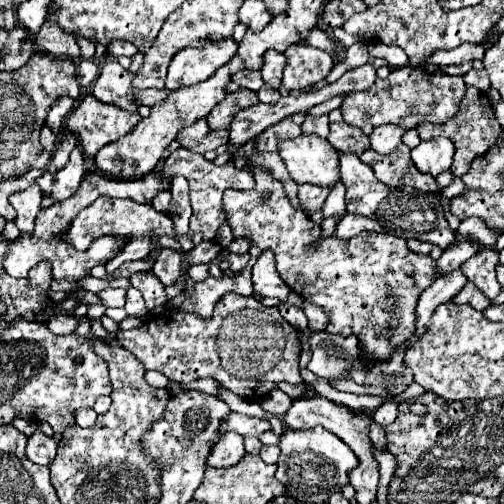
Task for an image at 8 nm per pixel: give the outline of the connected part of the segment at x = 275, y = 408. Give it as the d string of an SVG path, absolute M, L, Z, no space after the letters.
M274 388L268 396L262 398L260 406L262 406L264 410L276 414L276 416L282 416L282 414L290 408L290 402L292 402L292 400L290 400L290 398L288 398L280 388Z

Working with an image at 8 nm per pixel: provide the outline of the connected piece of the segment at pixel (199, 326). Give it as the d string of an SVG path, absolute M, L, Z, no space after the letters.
M234 292L220 298L220 302L214 308L212 318L200 318L200 316L190 314L190 312L180 312L180 310L166 308L160 314L152 316L150 322L144 324L142 328L120 332L118 342L126 350L130 350L146 366L146 370L158 370L168 380L176 380L176 382L186 384L186 382L200 380L200 378L214 378L214 380L220 382L220 358L216 358L216 330L220 330L220 322L224 322L224 318L228 318L228 314L232 314L232 310L244 310L244 306L252 306L252 310L260 310L260 308L254 308L254 298L240 296L240 294L234 294Z

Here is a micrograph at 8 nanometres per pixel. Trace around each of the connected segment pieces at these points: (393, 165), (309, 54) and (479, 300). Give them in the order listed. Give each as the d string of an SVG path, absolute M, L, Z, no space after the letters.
M400 144L390 154L382 156L376 154L372 148L368 148L360 160L368 166L372 166L376 178L388 186L412 186L424 192L436 192L436 180L430 174L422 174L410 158L410 148Z
M308 44L290 46L284 54L288 64L284 68L282 86L288 90L304 90L306 86L324 80L334 66L334 60L328 52Z
M470 282L460 290L460 294L456 294L456 298L452 298L452 302L456 302L456 304L470 304L472 308L476 308L480 312L490 306L490 300Z

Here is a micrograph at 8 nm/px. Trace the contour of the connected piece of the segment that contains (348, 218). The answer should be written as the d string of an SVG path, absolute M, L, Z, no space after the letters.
M344 214L340 220L338 220L338 226L336 226L336 232L334 236L336 238L342 238L342 240L348 240L364 230L370 230L370 232L384 232L384 228L374 222L372 218L366 218L366 216L360 216L360 214Z

